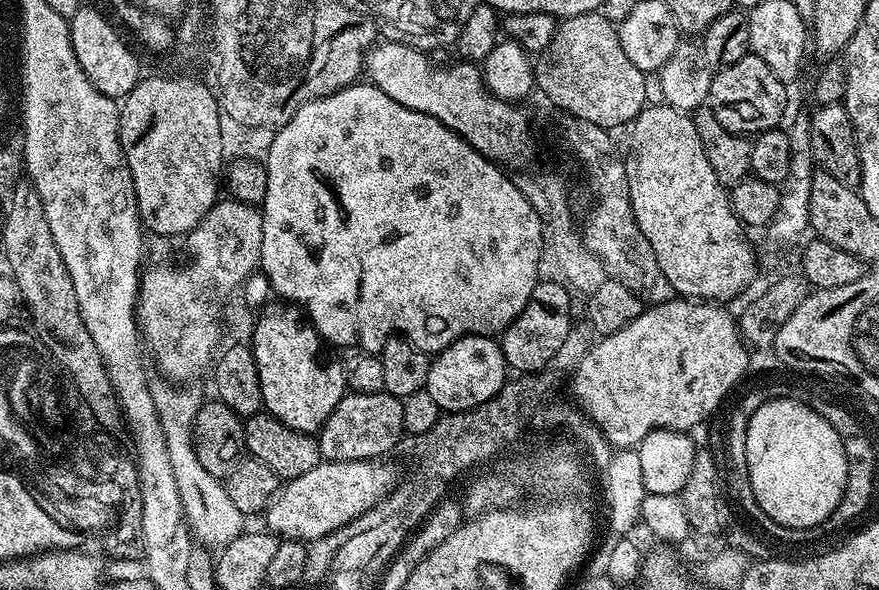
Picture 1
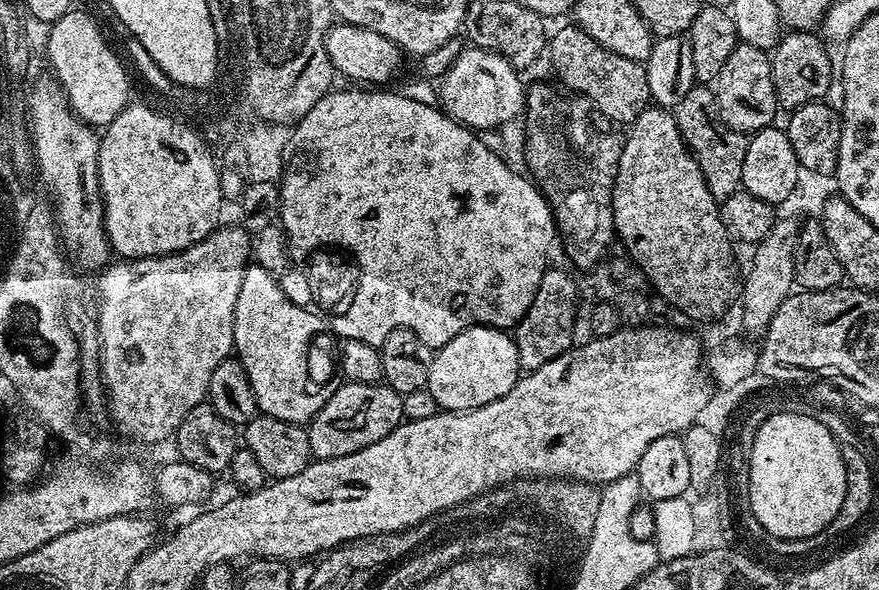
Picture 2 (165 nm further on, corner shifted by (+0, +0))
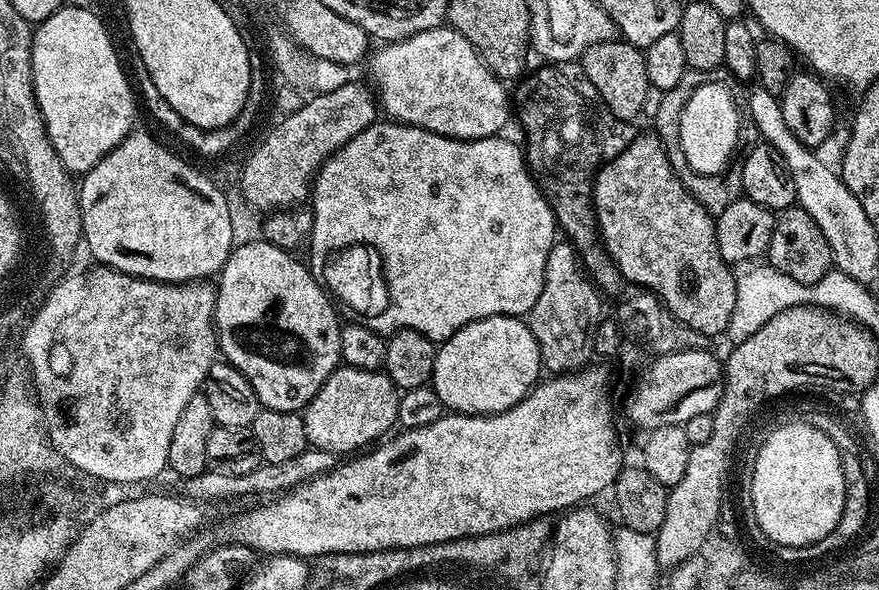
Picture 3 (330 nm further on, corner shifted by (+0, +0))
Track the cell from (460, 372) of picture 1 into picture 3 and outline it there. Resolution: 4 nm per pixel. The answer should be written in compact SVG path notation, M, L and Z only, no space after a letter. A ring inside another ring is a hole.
M491 316L467 324L437 347L430 387L436 391L445 409L453 413L491 416L494 412L510 410L510 406L514 406L532 391L541 376L542 365L538 342L527 323L514 316Z

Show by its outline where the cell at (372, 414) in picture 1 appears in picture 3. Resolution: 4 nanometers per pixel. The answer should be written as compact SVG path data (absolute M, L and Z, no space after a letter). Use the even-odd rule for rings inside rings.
M347 366L337 367L336 371L326 378L318 394L314 394L308 407L303 409L309 445L337 454L356 454L367 449L373 442L393 431L400 397L401 393L395 382L382 370L371 372Z

